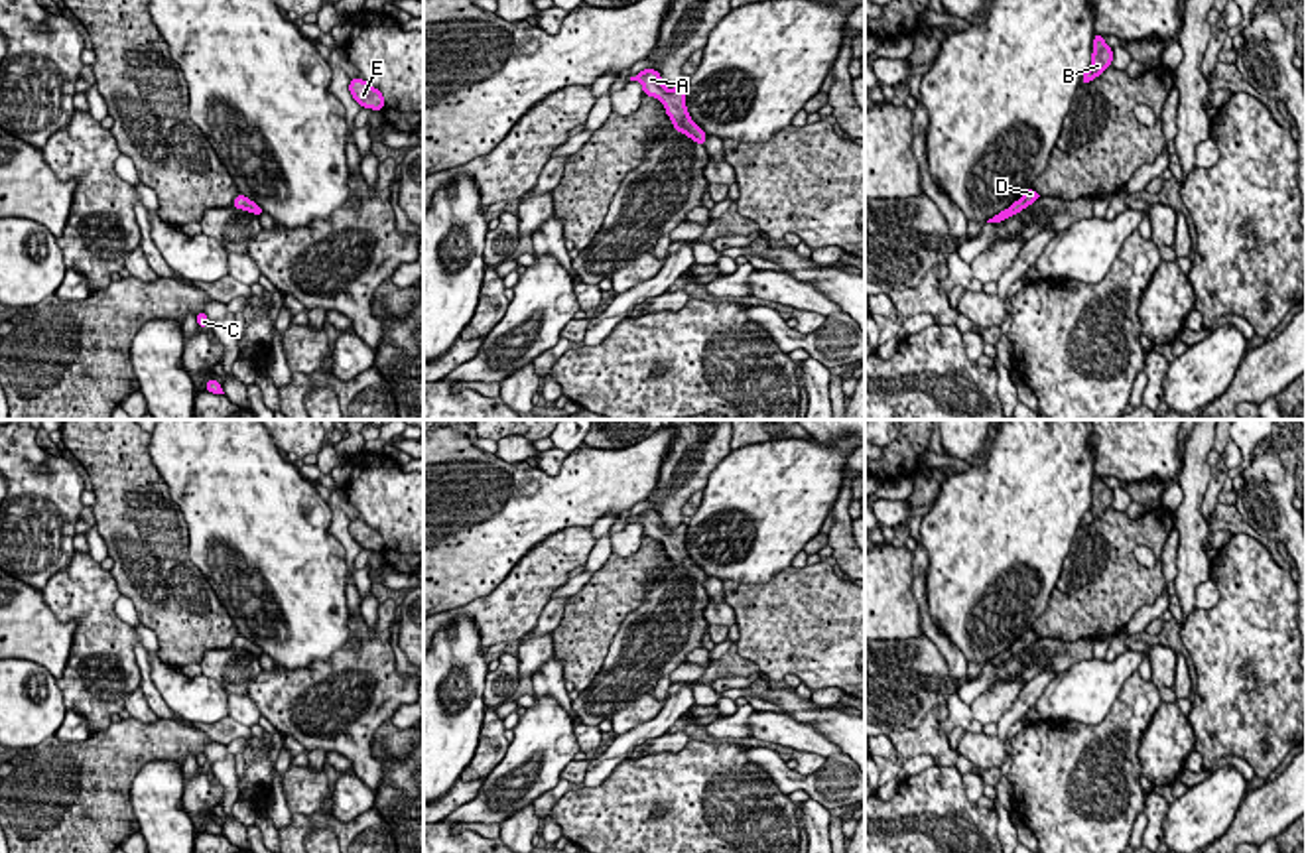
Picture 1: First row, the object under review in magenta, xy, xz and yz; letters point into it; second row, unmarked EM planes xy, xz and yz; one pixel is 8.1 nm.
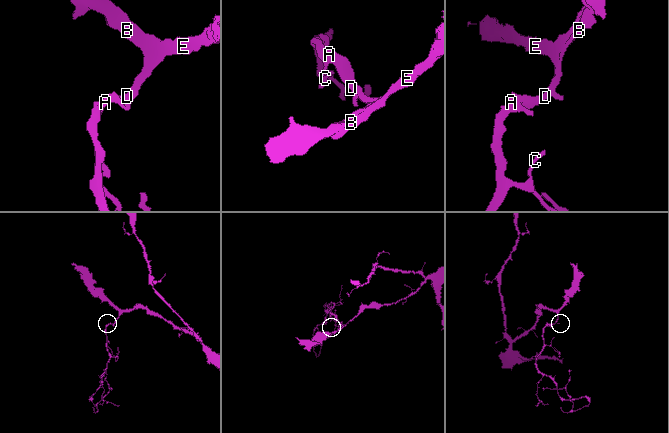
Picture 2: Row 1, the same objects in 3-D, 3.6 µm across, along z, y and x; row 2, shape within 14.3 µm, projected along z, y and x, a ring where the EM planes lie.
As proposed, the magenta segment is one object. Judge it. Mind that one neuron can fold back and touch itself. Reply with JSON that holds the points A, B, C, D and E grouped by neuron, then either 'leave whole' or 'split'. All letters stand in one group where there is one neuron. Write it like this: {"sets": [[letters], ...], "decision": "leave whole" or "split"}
{"sets": [["A", "B", "C", "D", "E"]], "decision": "leave whole"}

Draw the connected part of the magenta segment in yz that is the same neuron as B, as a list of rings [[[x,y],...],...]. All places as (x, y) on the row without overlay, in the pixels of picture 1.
[[[1095,475],[1091,508],[1083,514],[1081,526],[1091,524],[1099,518],[1113,502],[1113,491],[1105,485],[1103,477]]]

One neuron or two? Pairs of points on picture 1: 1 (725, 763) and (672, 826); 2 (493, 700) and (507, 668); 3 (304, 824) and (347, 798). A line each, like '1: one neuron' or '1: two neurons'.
1: one neuron
2: one neuron
3: two neurons

